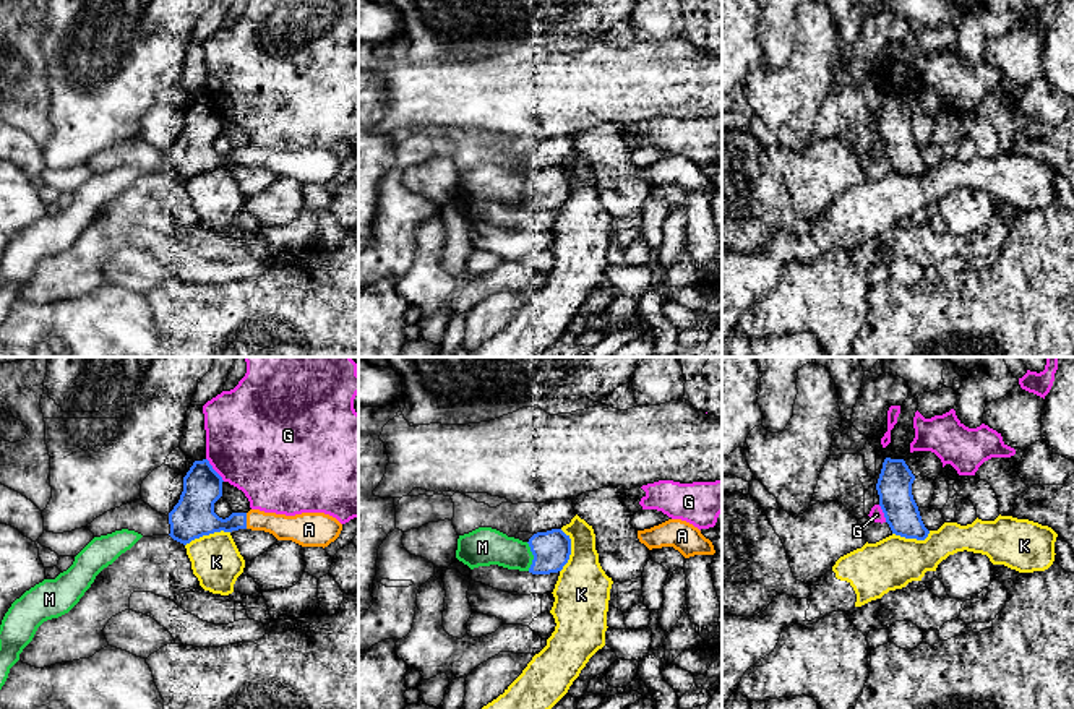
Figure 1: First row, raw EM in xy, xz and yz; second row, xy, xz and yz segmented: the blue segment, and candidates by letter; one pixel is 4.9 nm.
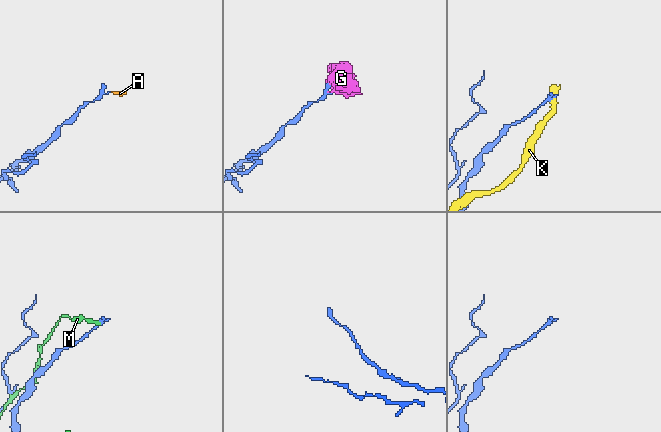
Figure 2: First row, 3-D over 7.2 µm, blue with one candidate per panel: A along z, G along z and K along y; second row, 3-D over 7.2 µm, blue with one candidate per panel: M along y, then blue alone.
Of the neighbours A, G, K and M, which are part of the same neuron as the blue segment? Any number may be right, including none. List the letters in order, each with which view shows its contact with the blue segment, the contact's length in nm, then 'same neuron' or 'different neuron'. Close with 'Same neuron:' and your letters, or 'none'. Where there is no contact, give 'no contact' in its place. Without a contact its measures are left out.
A: contact in xy; length 80 nm; same neuron
G: contact in xy; length 150 nm; different neuron
K: contact in xy; length 240 nm; different neuron
M: contact in xz; length 140 nm; different neuron
Same neuron: A

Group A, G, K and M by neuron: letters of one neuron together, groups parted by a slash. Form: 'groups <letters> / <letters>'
groups A / G / K / M

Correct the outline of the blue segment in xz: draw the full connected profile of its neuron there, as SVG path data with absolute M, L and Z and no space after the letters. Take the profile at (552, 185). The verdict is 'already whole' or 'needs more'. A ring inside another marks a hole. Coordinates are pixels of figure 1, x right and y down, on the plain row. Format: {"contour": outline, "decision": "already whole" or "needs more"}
{"contour": "M561 165L537 169L527 180L534 191L529 204L529 209L532 211L550 211L561 208L571 191L571 175Z", "decision": "already whole"}

